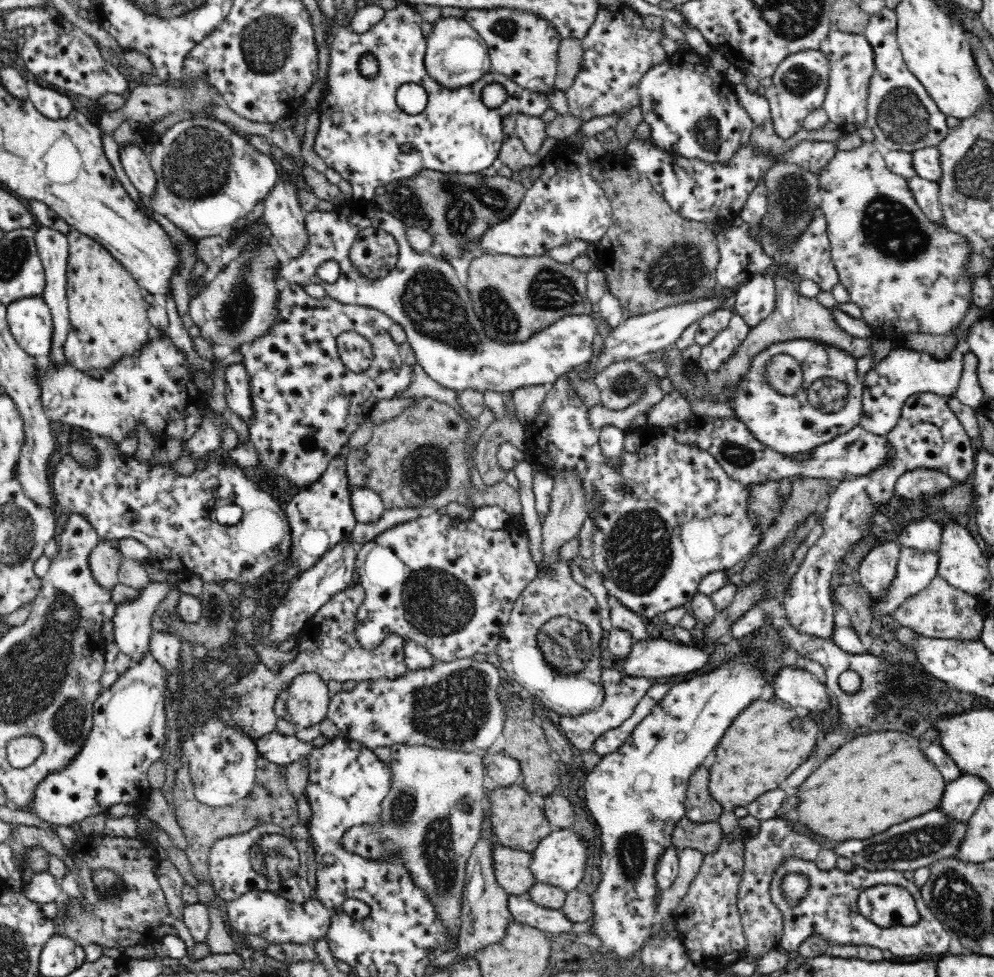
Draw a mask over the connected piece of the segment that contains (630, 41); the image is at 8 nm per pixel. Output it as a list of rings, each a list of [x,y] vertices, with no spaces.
[[[626,4],[602,5],[594,24],[581,40],[582,62],[576,72],[574,85],[564,91],[568,104],[566,114],[576,119],[582,119],[582,122],[610,115],[616,115],[616,120],[620,120],[629,110],[638,106],[640,78],[652,66],[657,65],[658,62],[664,62],[668,56],[662,46],[662,42],[666,38],[664,31],[663,28],[650,30],[649,27],[645,27],[641,15]]]

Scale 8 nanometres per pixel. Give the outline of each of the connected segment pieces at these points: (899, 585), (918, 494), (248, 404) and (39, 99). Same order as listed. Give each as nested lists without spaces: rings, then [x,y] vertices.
[[[902,548],[900,553],[900,558],[898,559],[898,568],[896,578],[892,581],[891,587],[888,590],[888,594],[880,600],[872,600],[875,603],[874,610],[876,615],[885,617],[885,615],[890,614],[910,598],[912,594],[924,590],[930,581],[937,575],[937,569],[939,568],[939,551],[935,553],[923,553],[916,549]]]
[[[919,468],[904,471],[897,478],[894,490],[901,500],[910,500],[910,498],[930,498],[940,490],[955,484],[952,477],[938,470]]]
[[[233,363],[225,372],[225,398],[229,410],[233,410],[244,420],[251,420],[252,401],[250,400],[250,375],[244,364]]]
[[[33,80],[28,81],[29,99],[40,114],[46,118],[66,118],[75,109],[73,100],[66,94],[42,87]]]

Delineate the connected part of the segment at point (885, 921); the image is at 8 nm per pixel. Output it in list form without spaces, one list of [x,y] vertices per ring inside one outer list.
[[[876,885],[858,897],[859,912],[881,927],[914,926],[922,917],[914,897],[904,887]]]

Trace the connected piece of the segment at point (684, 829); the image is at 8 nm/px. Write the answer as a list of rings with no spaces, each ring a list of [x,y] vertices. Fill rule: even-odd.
[[[683,817],[672,834],[672,844],[678,851],[690,848],[700,853],[712,853],[721,846],[723,831],[718,821],[694,822]]]

